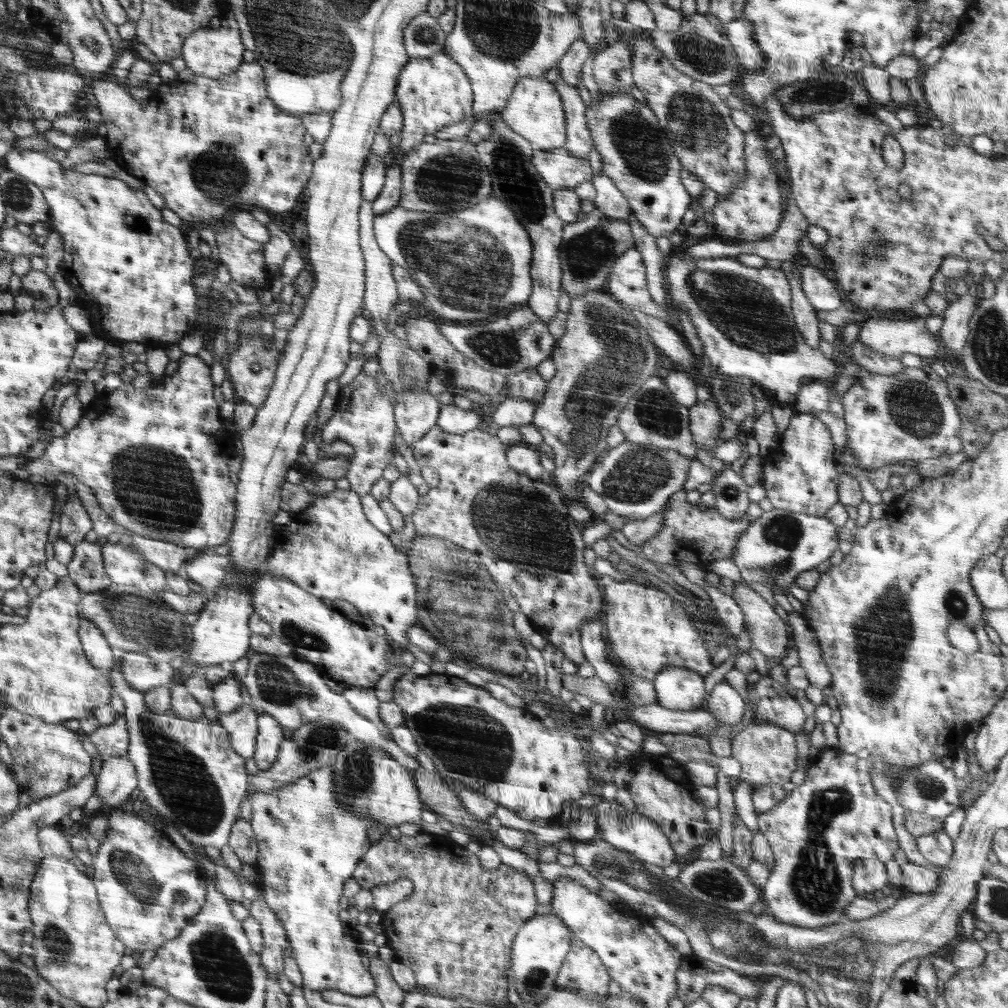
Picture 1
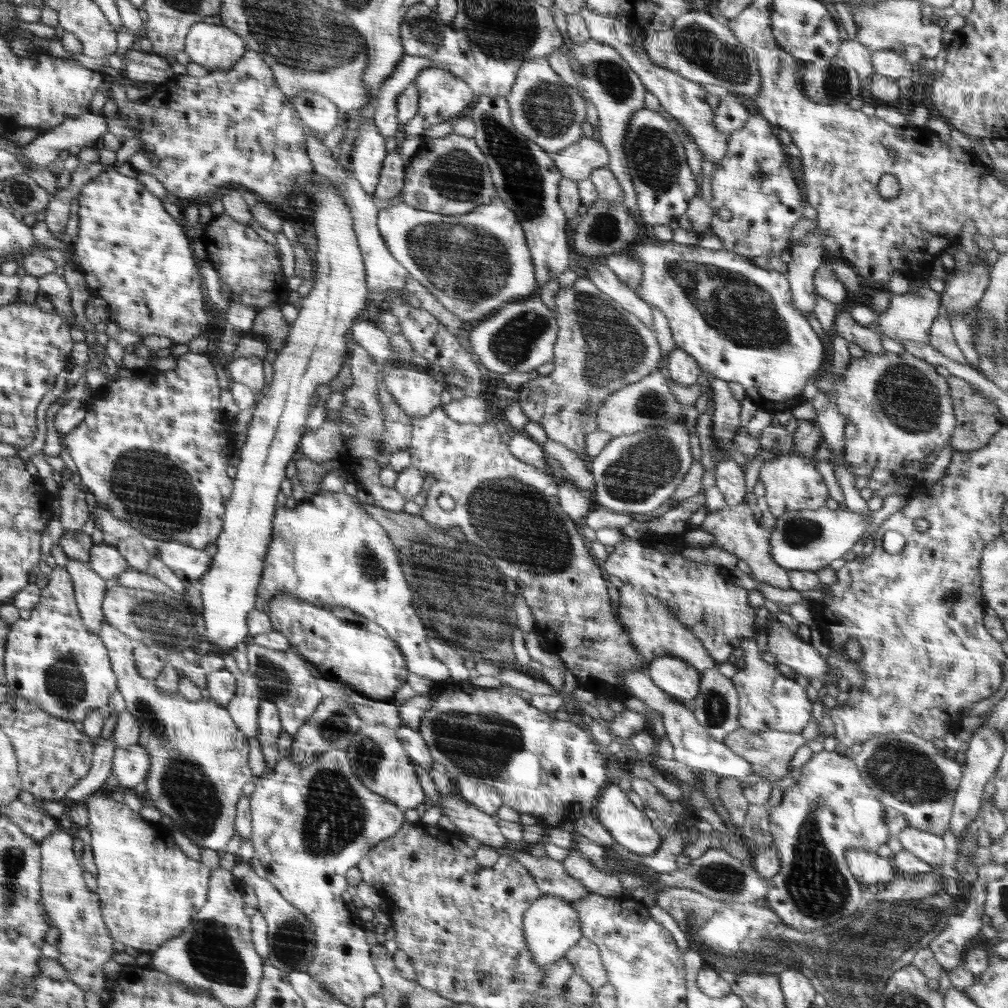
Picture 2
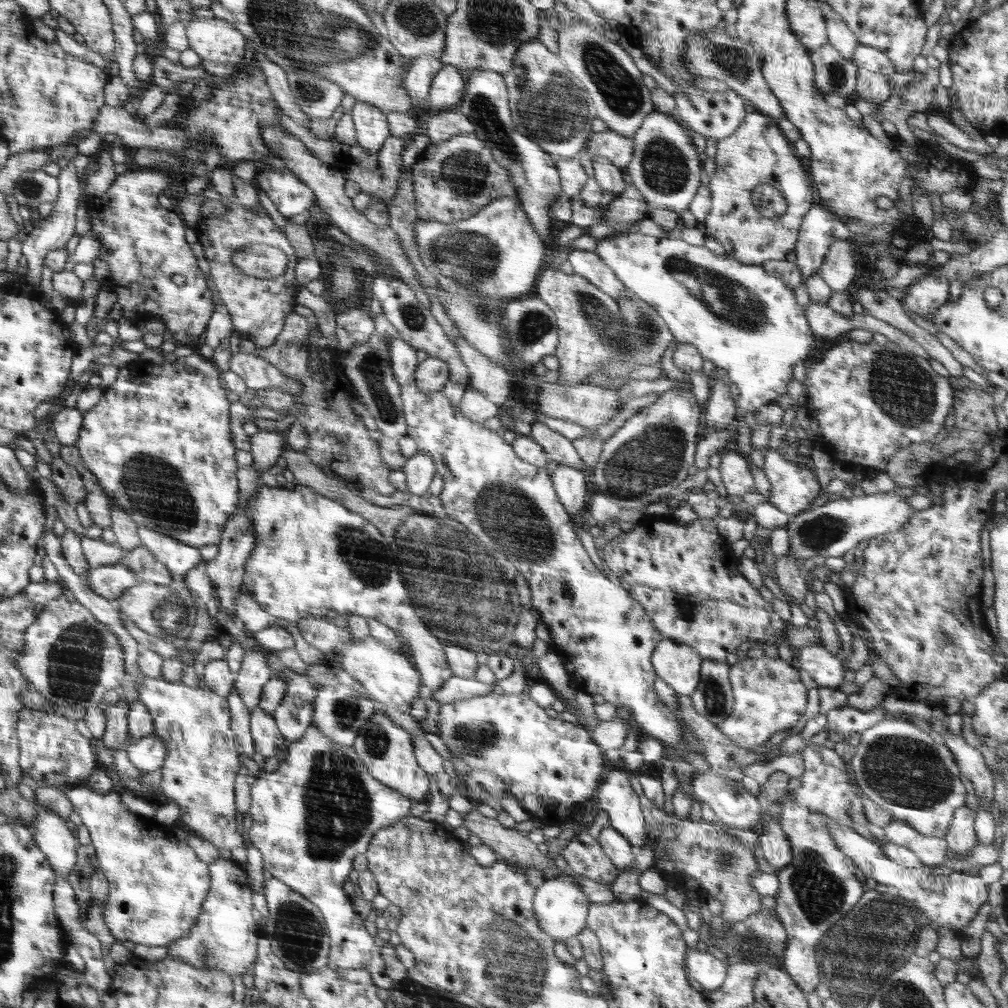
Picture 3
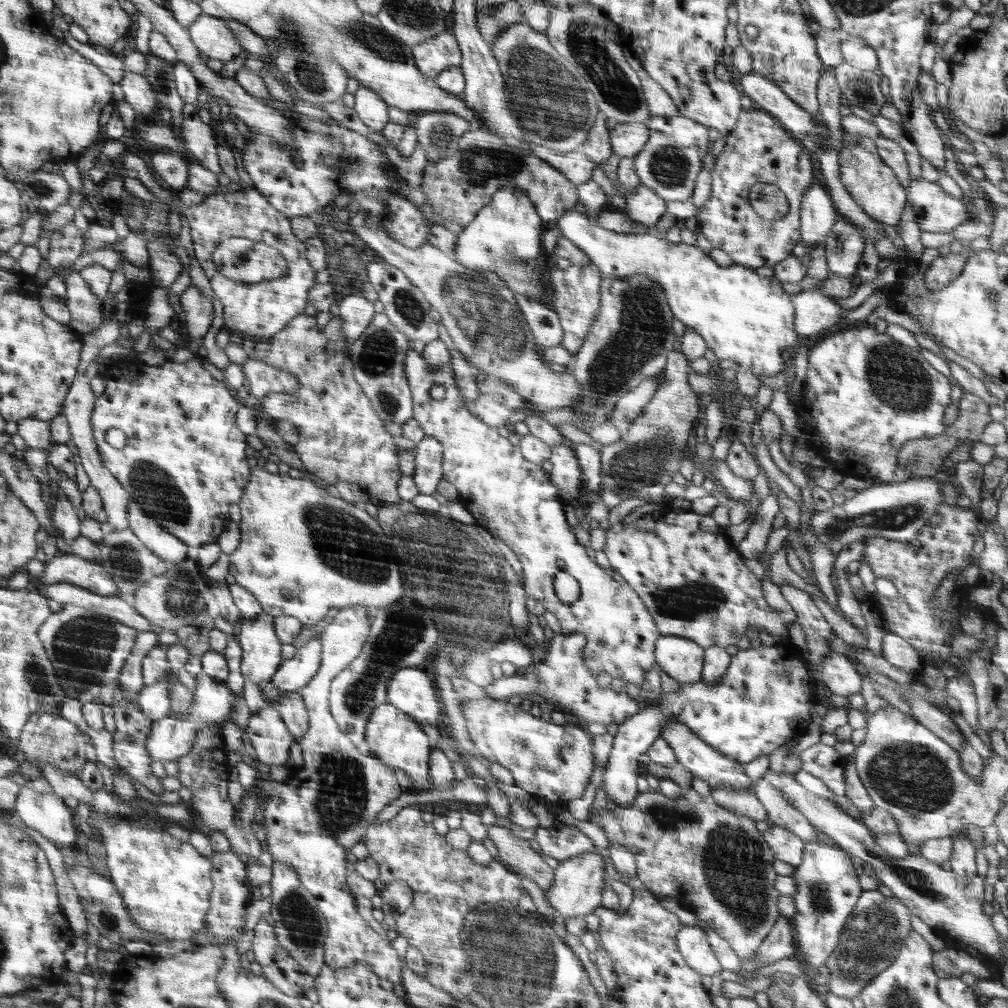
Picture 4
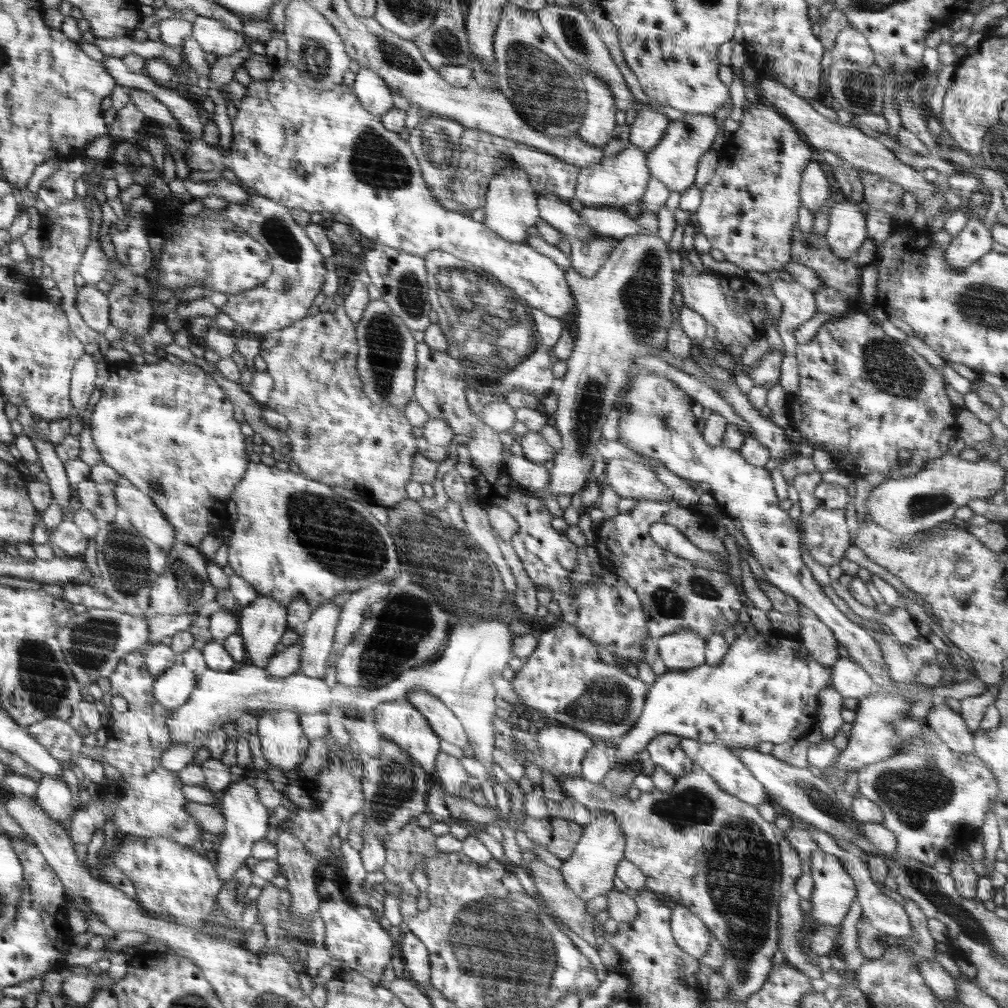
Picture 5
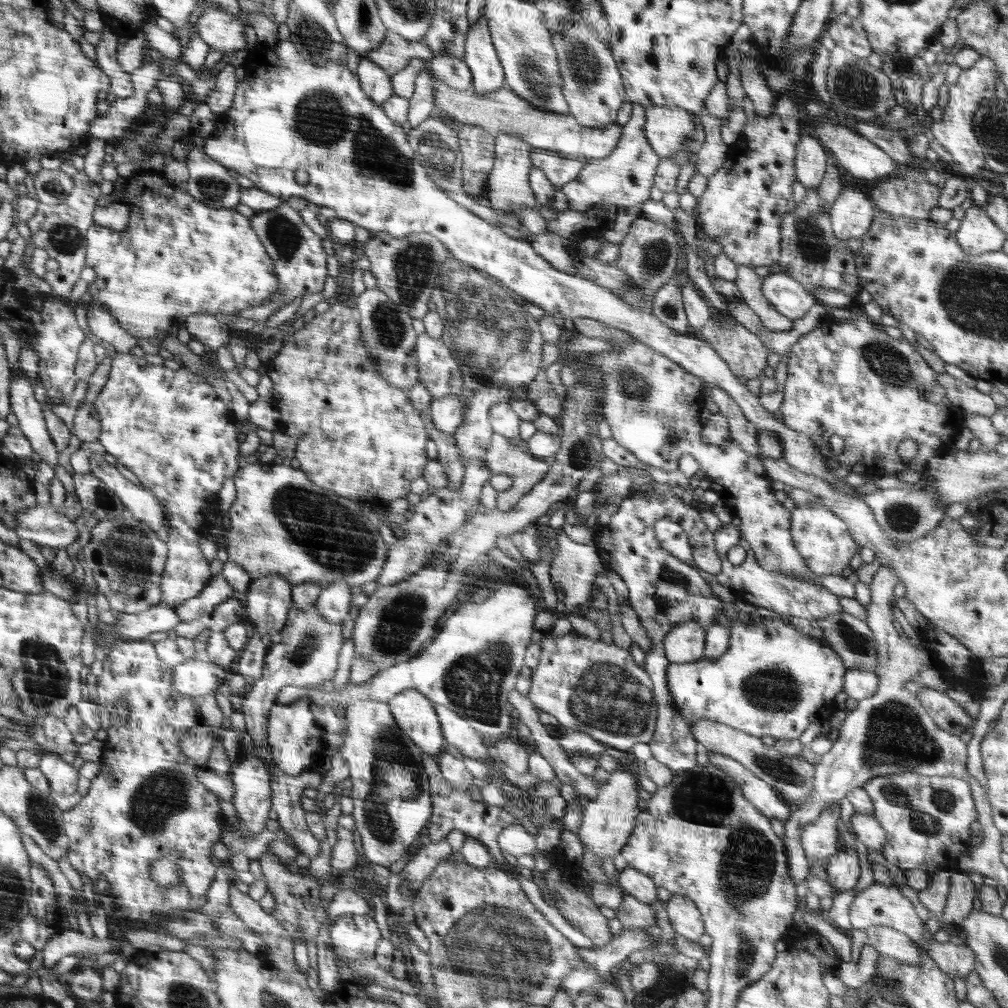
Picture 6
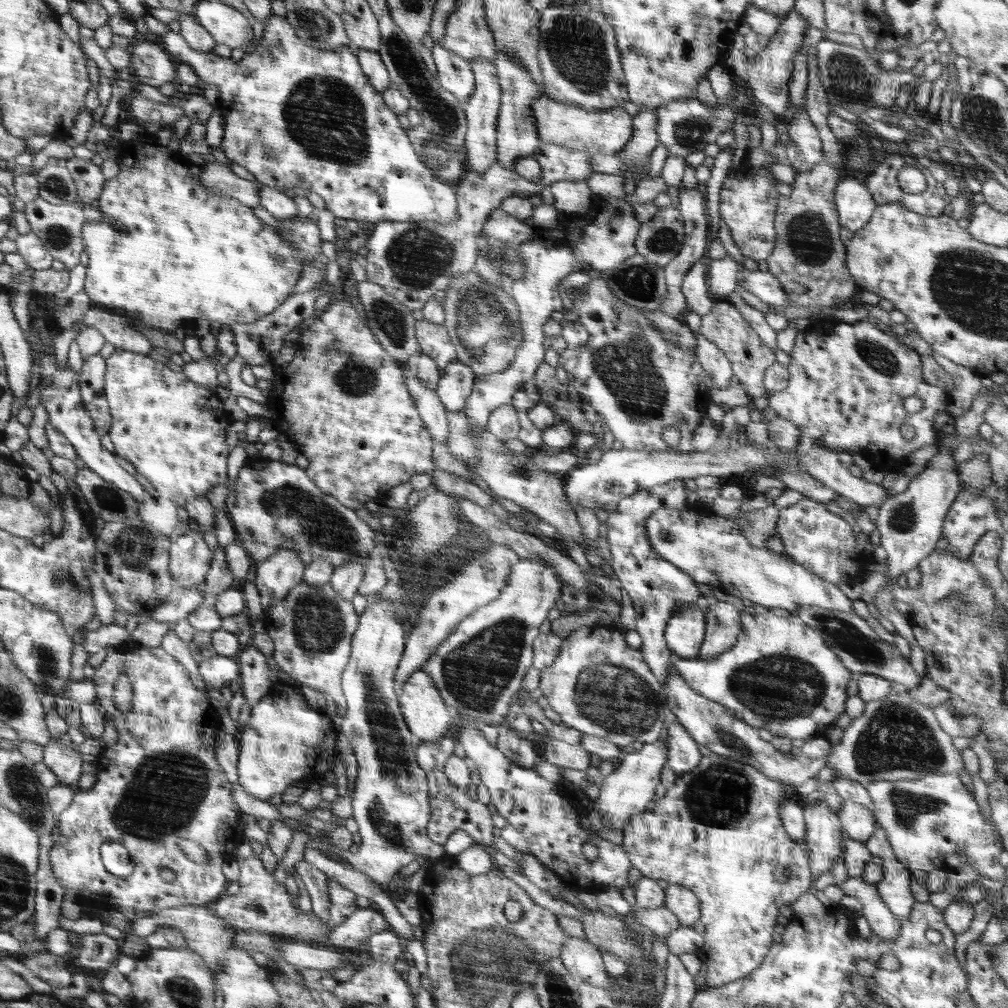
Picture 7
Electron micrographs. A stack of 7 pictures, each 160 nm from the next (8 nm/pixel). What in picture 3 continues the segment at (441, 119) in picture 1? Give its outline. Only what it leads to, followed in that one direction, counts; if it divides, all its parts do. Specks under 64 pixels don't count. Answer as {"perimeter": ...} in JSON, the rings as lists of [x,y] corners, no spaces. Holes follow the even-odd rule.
{"perimeter":[[[442,65],[429,88],[428,105],[434,112],[453,110],[465,95],[465,75],[456,67]]]}

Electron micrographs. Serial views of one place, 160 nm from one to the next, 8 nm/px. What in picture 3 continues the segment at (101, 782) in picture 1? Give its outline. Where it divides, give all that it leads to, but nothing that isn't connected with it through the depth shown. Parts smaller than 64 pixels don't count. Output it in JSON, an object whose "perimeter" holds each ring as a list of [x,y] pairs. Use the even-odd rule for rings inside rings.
{"perimeter":[[[150,734],[133,741],[128,746],[126,757],[142,773],[151,773],[162,768],[166,754],[168,754],[168,749],[166,749],[165,742],[158,739],[155,734]]]}

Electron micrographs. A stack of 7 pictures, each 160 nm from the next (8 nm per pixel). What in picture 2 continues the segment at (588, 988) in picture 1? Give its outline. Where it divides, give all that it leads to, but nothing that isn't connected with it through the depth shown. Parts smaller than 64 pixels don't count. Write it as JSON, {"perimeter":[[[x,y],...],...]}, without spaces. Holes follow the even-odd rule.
{"perimeter":[[[582,937],[565,957],[572,965],[573,974],[579,974],[593,989],[609,982],[599,948],[589,938]]]}

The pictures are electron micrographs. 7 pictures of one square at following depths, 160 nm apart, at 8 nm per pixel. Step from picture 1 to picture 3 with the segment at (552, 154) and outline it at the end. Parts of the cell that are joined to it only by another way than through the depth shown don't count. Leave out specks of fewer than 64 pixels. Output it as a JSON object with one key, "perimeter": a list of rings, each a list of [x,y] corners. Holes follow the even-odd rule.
{"perimeter":[[[612,130],[595,133],[585,145],[591,159],[594,159],[596,155],[608,158],[608,161],[621,169],[628,166],[634,152],[634,140]]]}

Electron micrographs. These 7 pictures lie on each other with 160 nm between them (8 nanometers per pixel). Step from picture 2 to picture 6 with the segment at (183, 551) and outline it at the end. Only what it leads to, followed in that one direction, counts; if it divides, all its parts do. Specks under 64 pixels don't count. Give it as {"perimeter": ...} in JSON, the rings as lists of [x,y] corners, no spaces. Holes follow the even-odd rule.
{"perimeter":[[[93,454],[90,461],[91,472],[99,478],[122,501],[130,514],[152,526],[152,530],[160,530],[164,526],[166,511],[150,489],[136,485],[120,474],[114,465],[110,465],[99,454]]]}

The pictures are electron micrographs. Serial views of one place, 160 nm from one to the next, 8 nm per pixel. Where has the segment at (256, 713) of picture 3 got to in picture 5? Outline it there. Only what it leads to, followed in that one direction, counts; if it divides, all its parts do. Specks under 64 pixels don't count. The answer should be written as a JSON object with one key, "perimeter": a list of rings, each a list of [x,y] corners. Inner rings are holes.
{"perimeter":[[[264,710],[258,716],[258,738],[262,756],[272,768],[298,770],[309,748],[307,736],[299,723],[299,713],[291,710]]]}

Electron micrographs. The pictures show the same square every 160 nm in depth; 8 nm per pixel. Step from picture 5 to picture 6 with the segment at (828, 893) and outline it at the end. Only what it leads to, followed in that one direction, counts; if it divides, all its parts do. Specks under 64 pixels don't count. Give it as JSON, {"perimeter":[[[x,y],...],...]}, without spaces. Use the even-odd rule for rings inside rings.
{"perimeter":[[[844,849],[833,854],[825,868],[827,881],[838,895],[854,888],[861,876],[858,857],[856,854],[848,854]]]}

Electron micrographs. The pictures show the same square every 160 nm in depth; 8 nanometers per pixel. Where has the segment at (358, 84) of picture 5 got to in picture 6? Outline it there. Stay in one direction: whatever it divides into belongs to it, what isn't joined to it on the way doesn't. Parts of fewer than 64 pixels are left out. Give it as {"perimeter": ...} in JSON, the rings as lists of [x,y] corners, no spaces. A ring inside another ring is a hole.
{"perimeter":[[[362,58],[356,70],[360,88],[378,106],[393,95],[390,75],[370,59]]]}

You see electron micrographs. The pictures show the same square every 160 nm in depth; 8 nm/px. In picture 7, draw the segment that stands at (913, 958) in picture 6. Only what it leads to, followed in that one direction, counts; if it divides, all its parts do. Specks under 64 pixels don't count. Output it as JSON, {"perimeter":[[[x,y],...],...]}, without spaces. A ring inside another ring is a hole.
{"perimeter":[[[848,877],[837,885],[844,896],[855,897],[862,904],[862,915],[868,920],[871,932],[887,940],[895,940],[899,936],[901,920],[882,903],[876,884],[866,883],[862,877]]]}

